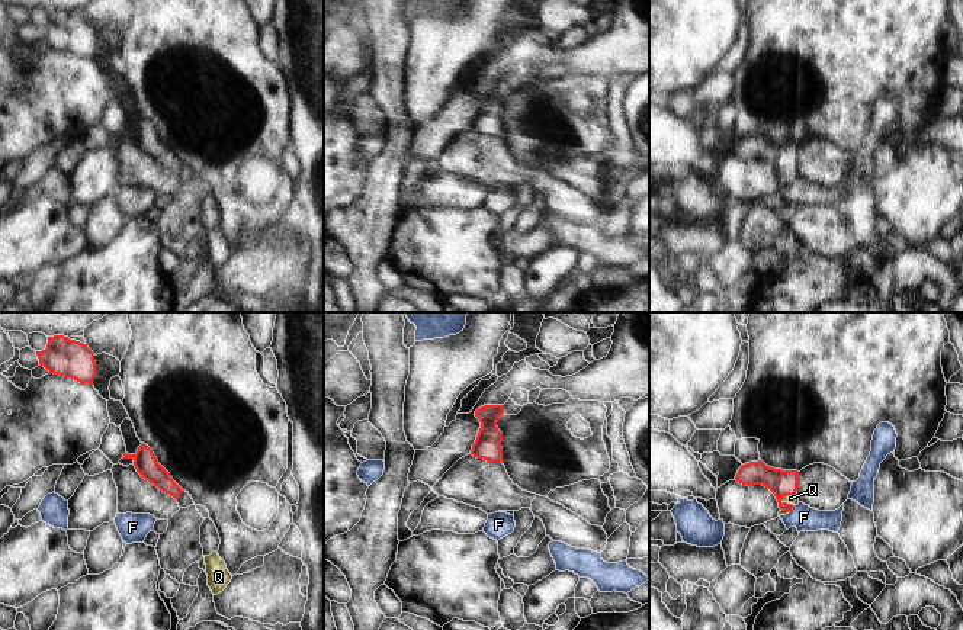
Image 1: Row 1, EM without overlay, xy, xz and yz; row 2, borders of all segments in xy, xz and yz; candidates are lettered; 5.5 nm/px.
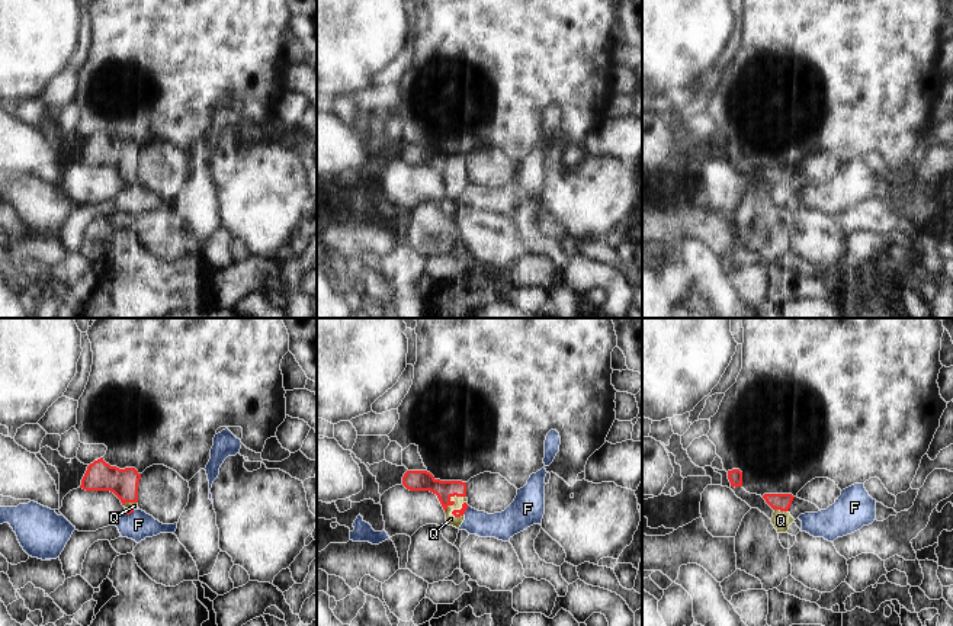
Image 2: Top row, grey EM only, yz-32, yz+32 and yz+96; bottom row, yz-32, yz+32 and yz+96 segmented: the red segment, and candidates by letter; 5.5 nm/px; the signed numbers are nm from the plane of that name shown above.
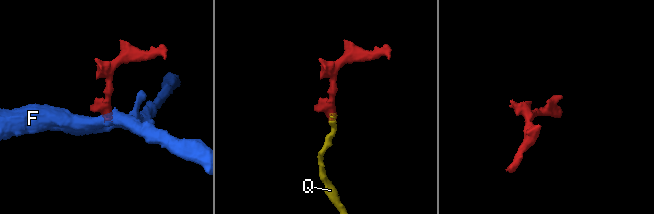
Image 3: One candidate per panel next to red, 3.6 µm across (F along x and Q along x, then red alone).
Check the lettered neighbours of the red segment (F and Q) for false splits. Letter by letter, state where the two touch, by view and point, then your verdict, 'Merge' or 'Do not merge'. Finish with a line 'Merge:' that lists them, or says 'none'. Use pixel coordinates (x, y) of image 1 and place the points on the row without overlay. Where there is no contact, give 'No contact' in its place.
F: Touches red at yz (793, 183). Do not merge
Q: Touches red at yz (789, 169). Merge
Merge: Q.

